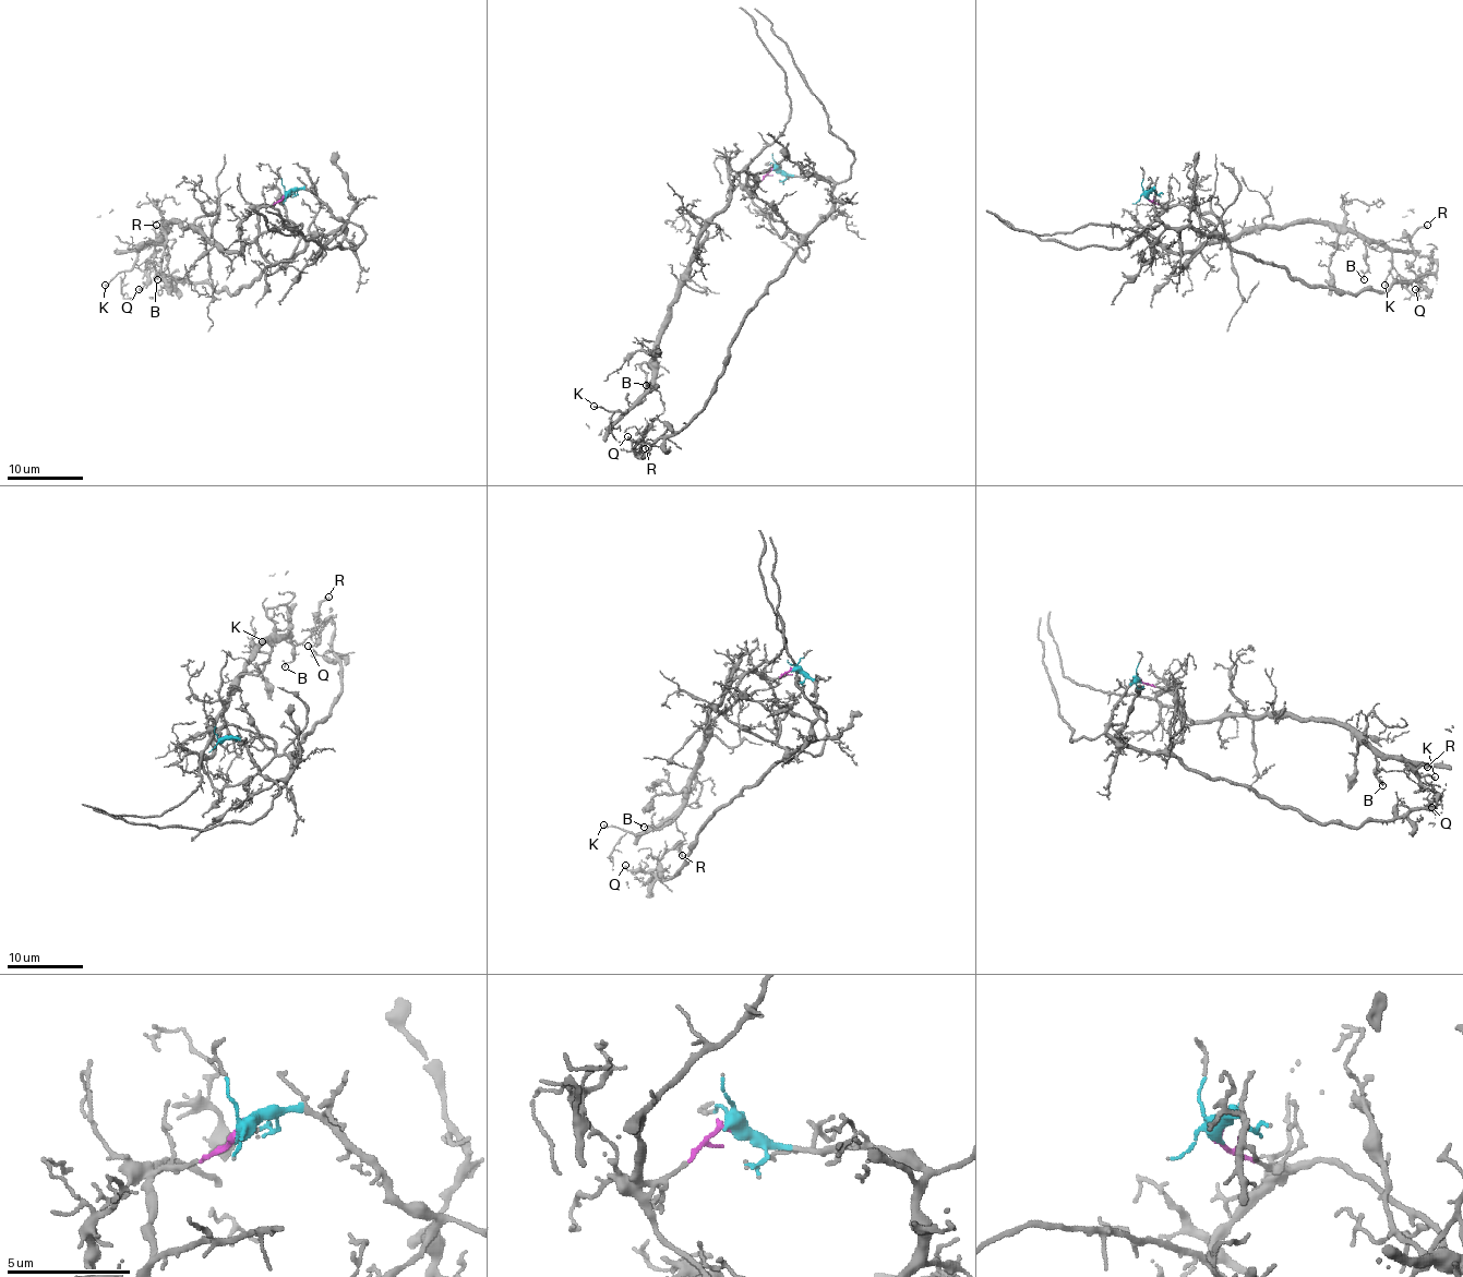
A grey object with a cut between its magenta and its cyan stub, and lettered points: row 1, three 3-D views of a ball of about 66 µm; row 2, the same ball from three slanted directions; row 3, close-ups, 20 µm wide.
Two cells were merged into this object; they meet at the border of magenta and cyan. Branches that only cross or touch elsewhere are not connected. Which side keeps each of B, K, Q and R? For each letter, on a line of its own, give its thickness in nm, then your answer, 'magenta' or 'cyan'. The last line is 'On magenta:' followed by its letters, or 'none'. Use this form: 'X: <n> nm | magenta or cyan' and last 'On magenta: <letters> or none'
B: 80 nm | magenta
K: 140 nm | magenta
Q: 180 nm | cyan
R: 200 nm | cyan
On magenta: B, K

